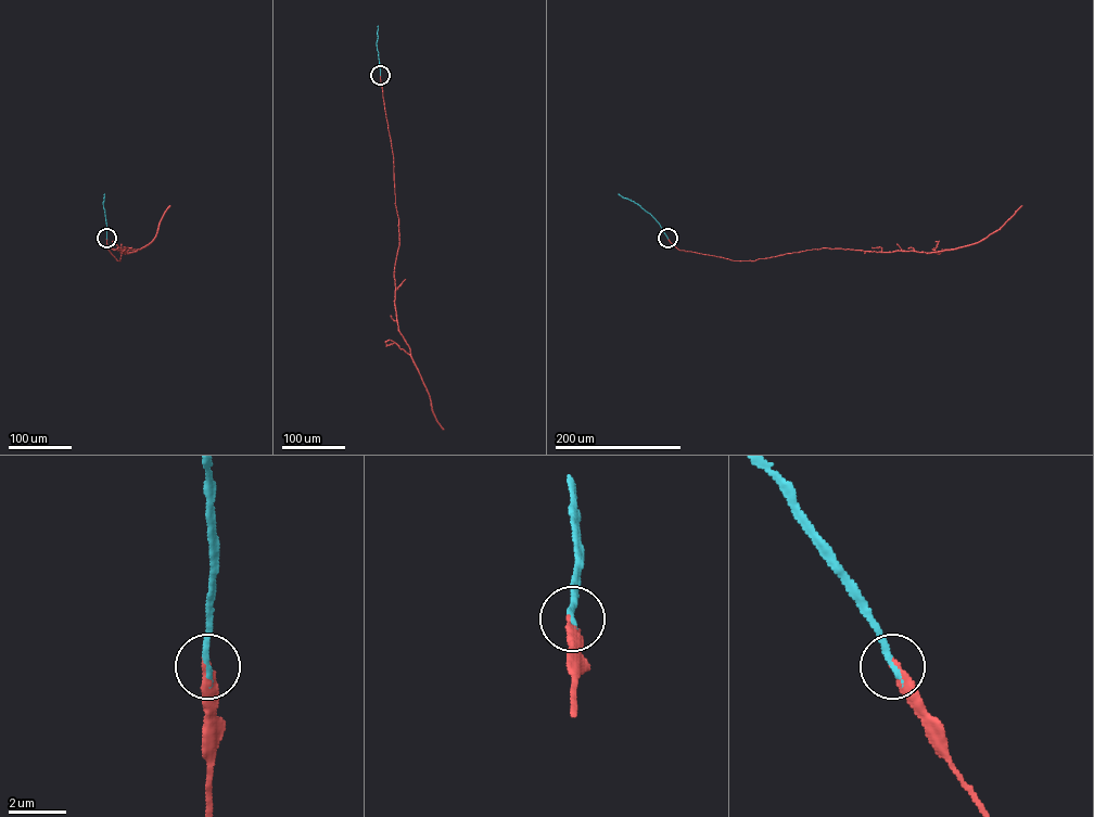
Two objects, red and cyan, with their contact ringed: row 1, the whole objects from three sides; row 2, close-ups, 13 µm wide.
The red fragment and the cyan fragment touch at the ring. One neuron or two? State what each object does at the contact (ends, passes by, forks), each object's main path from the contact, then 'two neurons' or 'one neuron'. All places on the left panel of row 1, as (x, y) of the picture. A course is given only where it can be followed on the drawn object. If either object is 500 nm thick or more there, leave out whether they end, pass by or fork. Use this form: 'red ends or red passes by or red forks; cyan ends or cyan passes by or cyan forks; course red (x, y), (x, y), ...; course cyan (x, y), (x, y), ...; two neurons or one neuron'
red ends; cyan ends; course red (106, 238), (109, 251), (119, 262), (126, 249), (121, 250), (135, 252), (155, 238), (160, 221), (169, 205); course cyan (106, 238), (104, 194); one neuron

